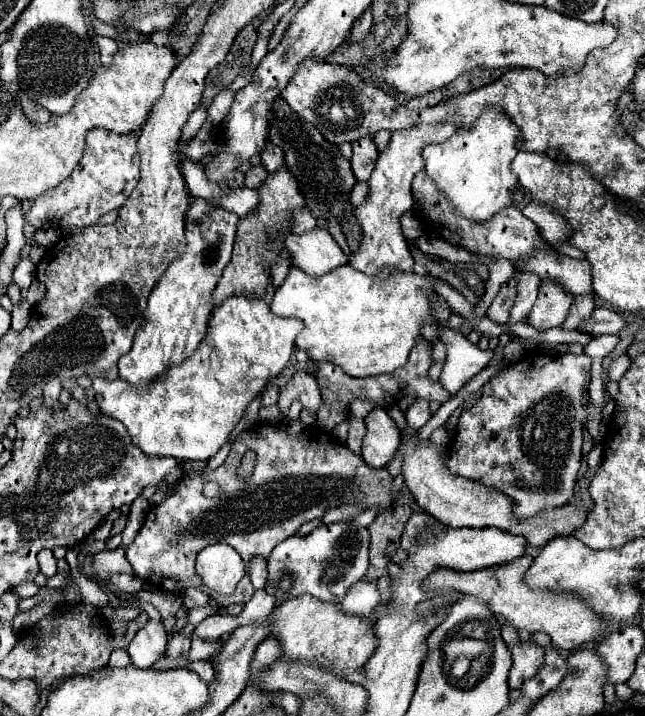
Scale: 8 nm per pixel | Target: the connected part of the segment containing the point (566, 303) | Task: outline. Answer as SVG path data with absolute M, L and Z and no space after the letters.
M541 280L539 296L529 314L529 324L537 330L561 326L571 302L573 298L561 288L561 284L555 284L555 280Z

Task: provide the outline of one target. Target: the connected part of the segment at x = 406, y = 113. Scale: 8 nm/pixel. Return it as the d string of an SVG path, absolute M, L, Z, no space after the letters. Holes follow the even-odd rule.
M319 60L301 62L281 96L291 106L291 110L295 110L303 120L309 120L309 124L313 124L325 136L325 140L333 144L373 136L379 130L395 132L399 128L411 128L421 120L421 110L405 108L395 96L389 96L383 90L367 84L345 66L335 66ZM335 104L339 104L343 112L329 112Z

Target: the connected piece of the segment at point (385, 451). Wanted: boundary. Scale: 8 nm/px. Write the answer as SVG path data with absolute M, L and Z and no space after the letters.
M375 406L365 416L365 426L367 426L367 434L363 438L361 456L371 468L383 468L391 462L399 446L401 432L397 424L389 418L385 408L381 406Z

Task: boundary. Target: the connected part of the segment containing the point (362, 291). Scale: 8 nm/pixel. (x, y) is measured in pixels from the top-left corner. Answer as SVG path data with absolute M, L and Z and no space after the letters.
M345 264L323 276L309 276L301 268L293 266L285 278L285 282L275 290L271 312L275 316L295 316L305 322L303 334L297 336L297 350L305 350L311 360L325 360L339 366L347 376L367 378L389 374L401 366L405 366L411 348L421 336L423 322L435 320L431 314L429 294L433 292L433 278L419 276L415 272L397 272L391 276L367 276Z

